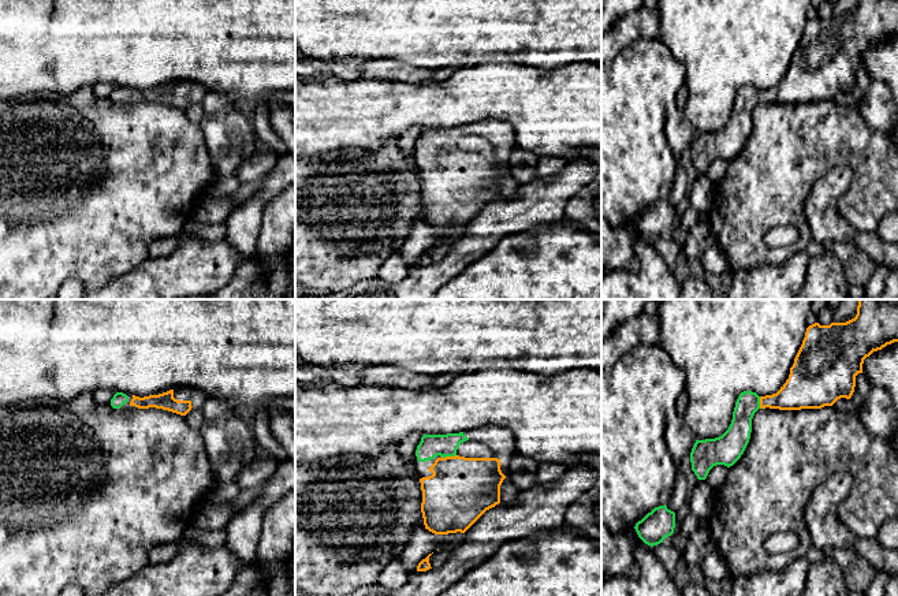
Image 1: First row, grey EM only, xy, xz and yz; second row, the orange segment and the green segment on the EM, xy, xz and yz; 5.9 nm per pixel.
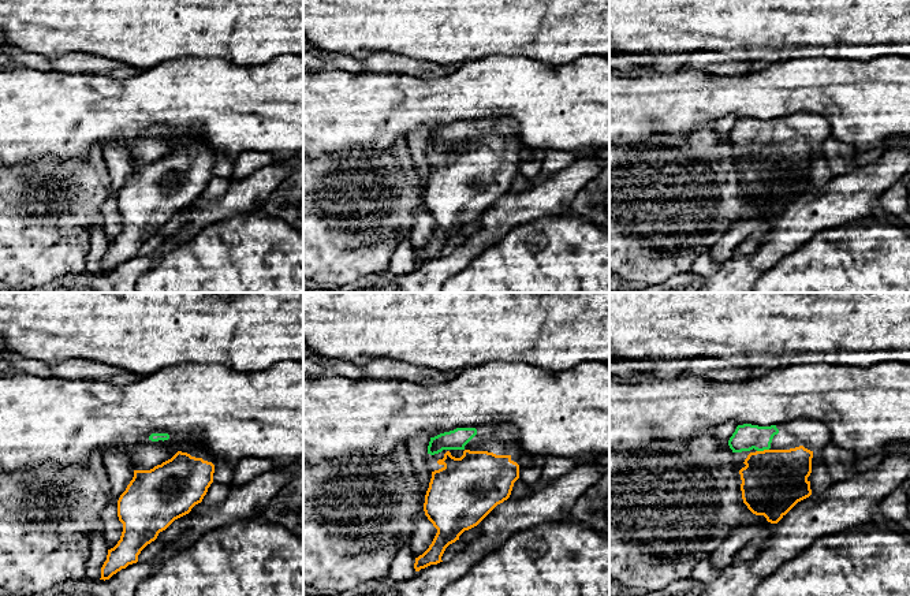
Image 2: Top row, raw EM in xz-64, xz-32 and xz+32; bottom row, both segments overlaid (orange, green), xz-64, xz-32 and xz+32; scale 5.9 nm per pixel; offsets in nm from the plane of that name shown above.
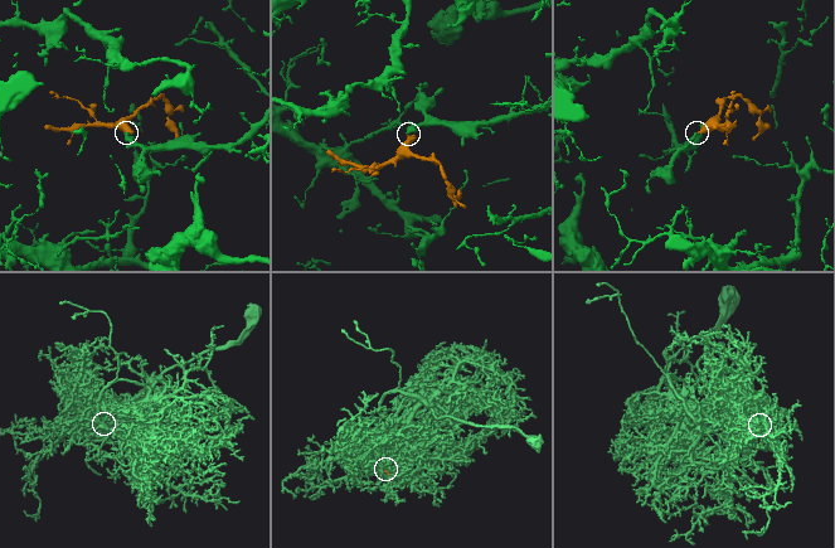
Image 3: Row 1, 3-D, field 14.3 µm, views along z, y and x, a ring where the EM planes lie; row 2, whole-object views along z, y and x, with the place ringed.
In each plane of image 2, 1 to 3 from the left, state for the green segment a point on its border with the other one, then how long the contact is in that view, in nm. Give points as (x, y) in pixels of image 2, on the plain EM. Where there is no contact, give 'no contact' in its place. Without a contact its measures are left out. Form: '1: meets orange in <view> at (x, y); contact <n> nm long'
1: no contact
2: no contact
3: meets orange in xz+32 at (764, 144); contact 70 nm long

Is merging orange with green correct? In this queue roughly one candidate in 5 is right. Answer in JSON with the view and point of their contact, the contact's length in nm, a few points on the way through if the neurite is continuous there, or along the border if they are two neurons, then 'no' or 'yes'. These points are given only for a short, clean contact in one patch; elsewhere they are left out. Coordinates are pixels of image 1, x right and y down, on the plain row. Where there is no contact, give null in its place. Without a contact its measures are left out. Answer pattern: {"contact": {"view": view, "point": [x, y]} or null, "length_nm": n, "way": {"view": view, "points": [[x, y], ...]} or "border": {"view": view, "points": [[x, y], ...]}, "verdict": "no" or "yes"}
{"contact": {"view": "xz", "point": [448, 151]}, "length_nm": 90, "way": {"view": "xz", "points": [[461, 183], [450, 164], [448, 151], [438, 140], [431, 140]]}, "verdict": "yes"}

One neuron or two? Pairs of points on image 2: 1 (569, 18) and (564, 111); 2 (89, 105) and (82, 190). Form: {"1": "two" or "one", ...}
{"1": "two", "2": "two"}

